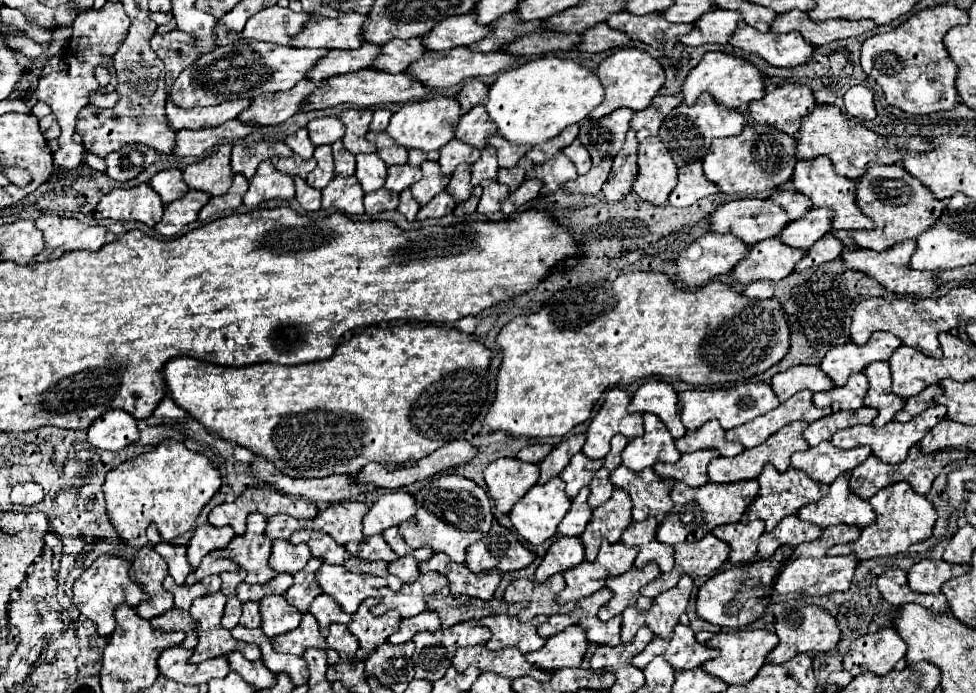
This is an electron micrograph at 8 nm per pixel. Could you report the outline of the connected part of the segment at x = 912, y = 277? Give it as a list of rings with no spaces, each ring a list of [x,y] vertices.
[[[906,239],[898,245],[892,245],[890,249],[886,251],[872,251],[872,249],[844,249],[840,259],[844,263],[846,269],[854,269],[854,271],[860,271],[868,277],[872,277],[874,281],[878,281],[886,291],[892,291],[892,293],[900,293],[900,295],[918,295],[918,297],[930,297],[938,283],[934,283],[934,273],[932,271],[914,271],[914,269],[908,269],[908,261],[910,261],[910,255],[914,253],[914,239]]]

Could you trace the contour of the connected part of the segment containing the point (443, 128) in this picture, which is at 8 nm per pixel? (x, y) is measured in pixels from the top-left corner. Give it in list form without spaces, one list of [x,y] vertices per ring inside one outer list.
[[[432,97],[432,99],[424,99],[424,101],[406,103],[402,109],[398,109],[392,115],[386,133],[390,135],[390,139],[396,145],[402,145],[404,149],[434,151],[434,149],[440,149],[442,145],[446,145],[450,139],[454,139],[458,119],[460,119],[460,105],[456,99]]]

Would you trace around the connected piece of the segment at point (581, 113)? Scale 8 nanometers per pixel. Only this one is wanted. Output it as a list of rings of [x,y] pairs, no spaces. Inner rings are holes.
[[[540,57],[498,75],[488,91],[486,111],[498,133],[512,145],[542,145],[568,125],[580,123],[602,103],[604,89],[598,77],[582,65],[558,57]]]

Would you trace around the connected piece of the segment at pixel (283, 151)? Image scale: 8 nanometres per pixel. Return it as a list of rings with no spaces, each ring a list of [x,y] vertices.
[[[262,141],[256,145],[232,147],[232,171],[244,175],[248,181],[254,177],[256,167],[272,157],[290,157],[292,149],[282,141]]]

